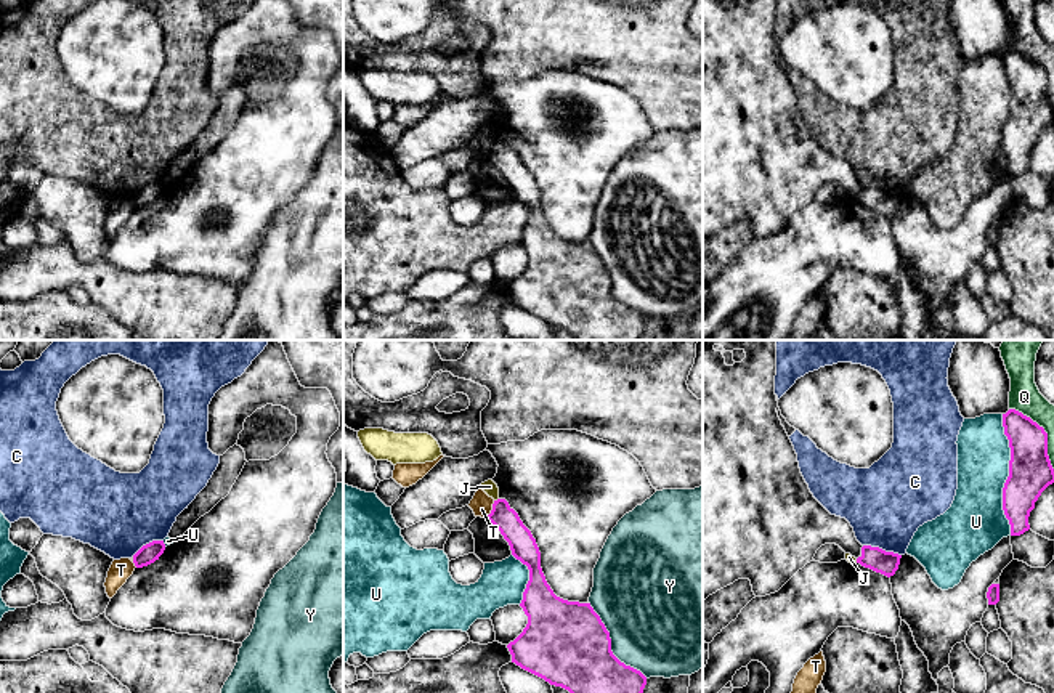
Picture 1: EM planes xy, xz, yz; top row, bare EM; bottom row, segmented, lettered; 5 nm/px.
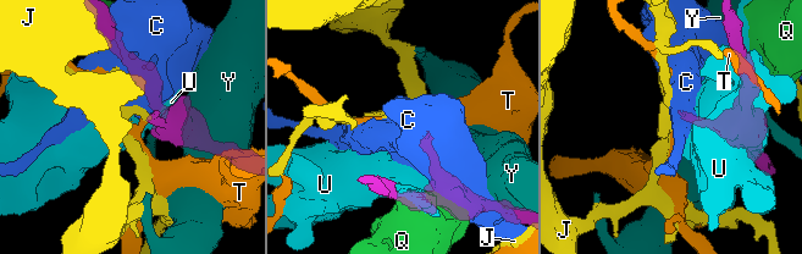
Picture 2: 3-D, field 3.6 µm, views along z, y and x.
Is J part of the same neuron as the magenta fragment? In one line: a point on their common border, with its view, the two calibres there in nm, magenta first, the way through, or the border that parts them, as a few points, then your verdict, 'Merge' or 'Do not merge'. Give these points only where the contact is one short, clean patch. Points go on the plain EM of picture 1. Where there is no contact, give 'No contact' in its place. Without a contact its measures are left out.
Touches magenta at xz (498, 140). Thickness 130 nm (magenta) against 70 nm. Boundary: xz (498, 138), (494, 141). Do not merge

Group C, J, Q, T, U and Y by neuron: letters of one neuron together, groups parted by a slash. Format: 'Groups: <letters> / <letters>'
Groups: C / J / Q / T / U / Y

